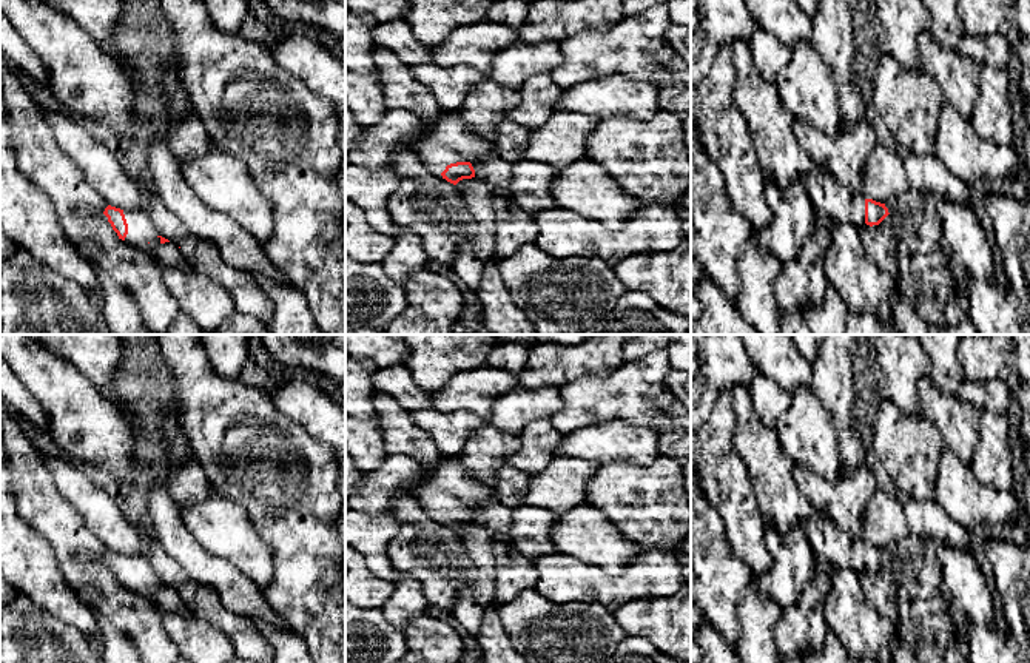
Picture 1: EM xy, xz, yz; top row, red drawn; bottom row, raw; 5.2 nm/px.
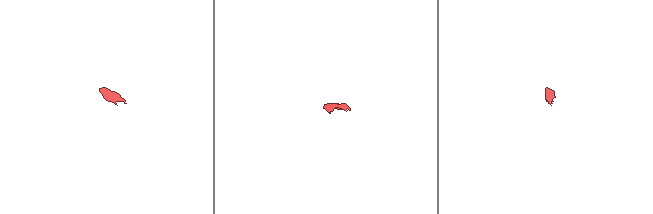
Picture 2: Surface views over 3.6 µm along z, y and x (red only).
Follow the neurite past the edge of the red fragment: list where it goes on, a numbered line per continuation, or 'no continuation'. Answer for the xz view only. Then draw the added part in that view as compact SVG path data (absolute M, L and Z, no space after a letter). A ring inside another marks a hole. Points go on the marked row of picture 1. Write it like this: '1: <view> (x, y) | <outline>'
1: xz (446, 139) | M439 111L427 119L424 130L402 148L416 153L433 174L441 174L450 163L472 163L495 151L492 143L463 122L459 111Z

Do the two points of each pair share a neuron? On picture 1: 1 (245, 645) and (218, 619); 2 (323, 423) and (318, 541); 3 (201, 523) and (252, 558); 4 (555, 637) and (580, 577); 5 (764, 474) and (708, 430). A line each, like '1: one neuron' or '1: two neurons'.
1: one neuron
2: two neurons
3: one neuron
4: two neurons
5: two neurons

